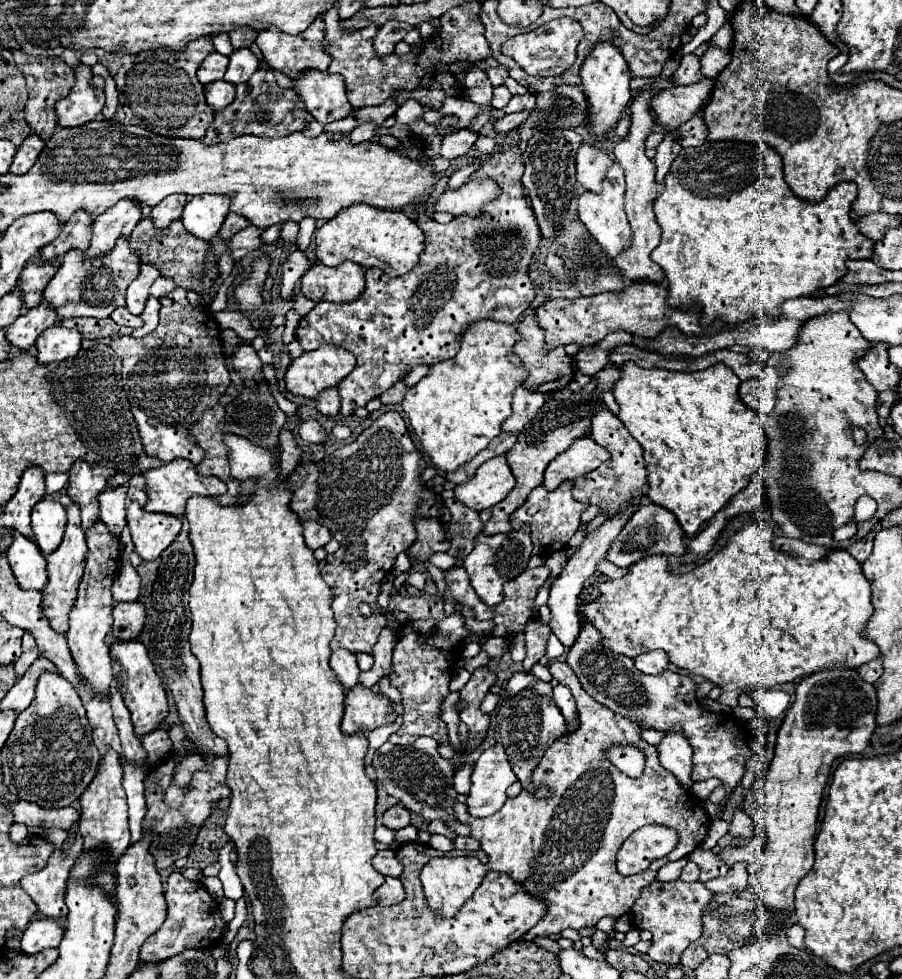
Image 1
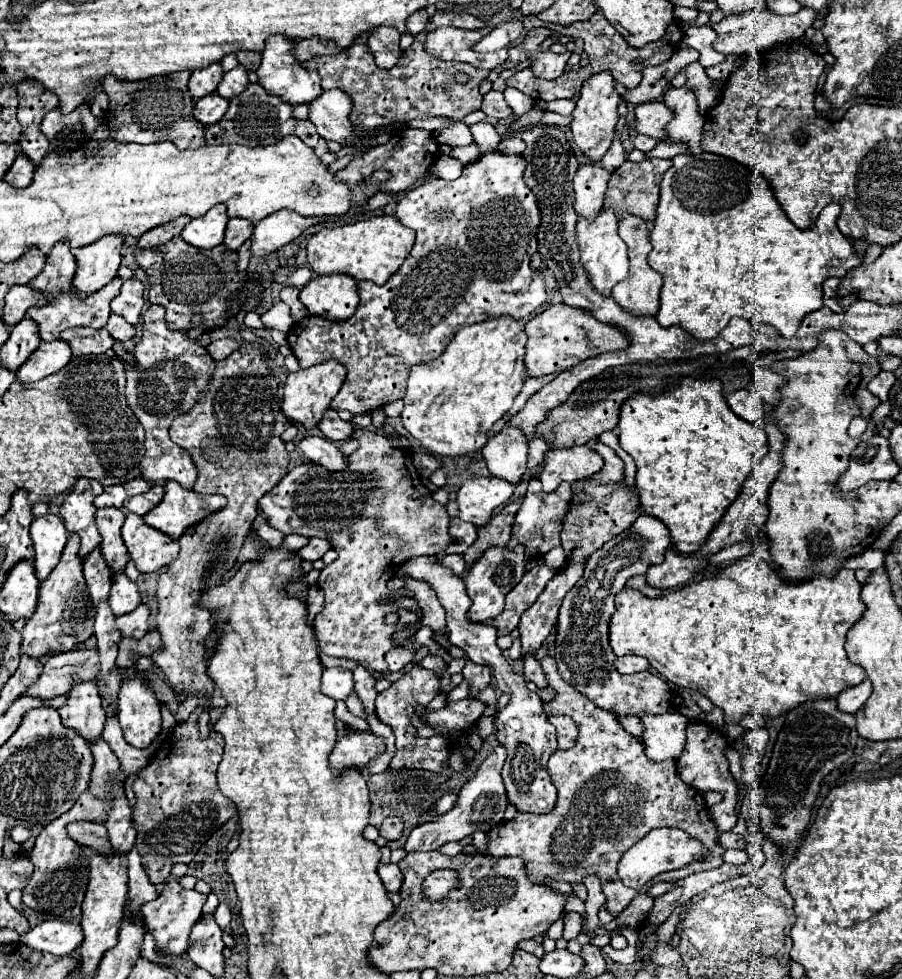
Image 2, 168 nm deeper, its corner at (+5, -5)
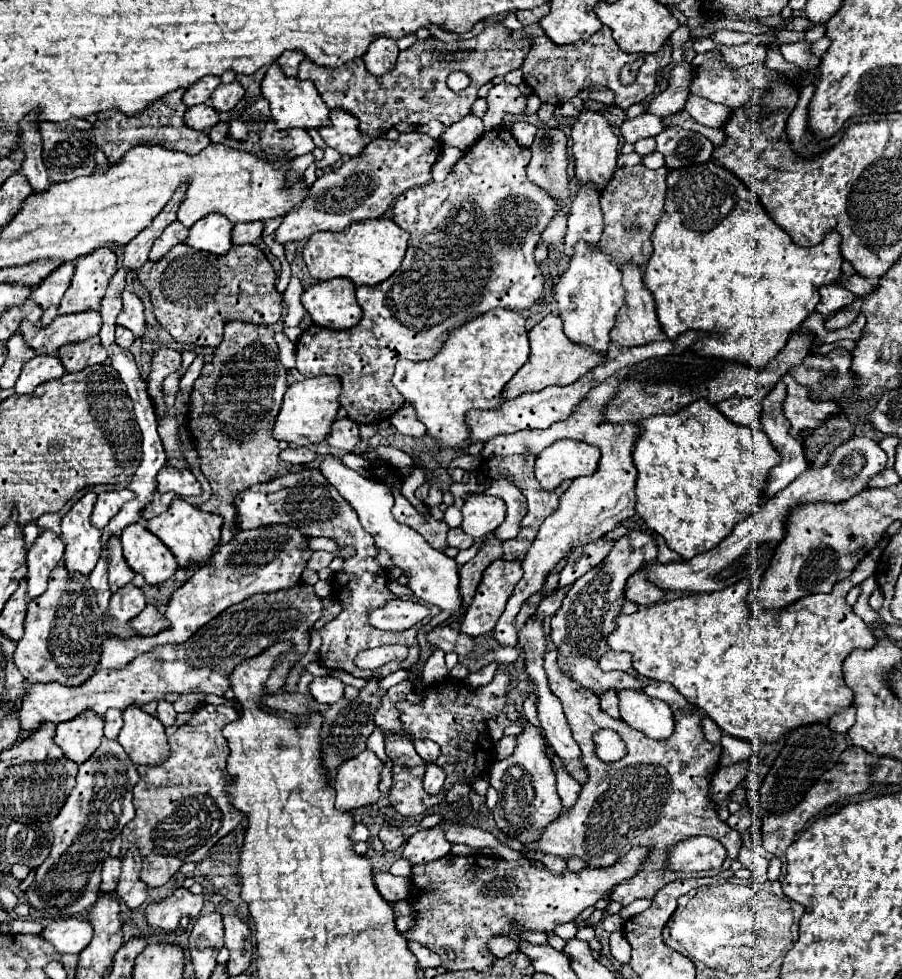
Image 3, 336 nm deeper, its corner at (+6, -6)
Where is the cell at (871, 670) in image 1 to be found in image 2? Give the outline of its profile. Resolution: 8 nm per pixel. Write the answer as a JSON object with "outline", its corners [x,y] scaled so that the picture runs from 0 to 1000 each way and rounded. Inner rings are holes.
{"outline":[[[960,692],[958,698],[951,698],[949,702],[942,702],[940,706],[933,706],[929,710],[929,722],[936,726],[949,728],[956,722],[956,718],[965,712],[965,706],[967,706],[967,700],[962,698],[962,692]]]}

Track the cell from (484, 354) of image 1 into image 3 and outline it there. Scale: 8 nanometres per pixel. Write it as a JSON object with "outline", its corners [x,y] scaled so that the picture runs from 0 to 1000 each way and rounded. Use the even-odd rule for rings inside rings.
{"outline":[[[551,315],[502,337],[496,343],[491,358],[480,366],[465,372],[449,372],[449,368],[445,368],[438,374],[436,392],[447,402],[449,411],[462,419],[462,427],[471,433],[473,443],[507,460],[520,454],[520,437],[513,431],[518,419],[553,417],[558,411],[558,394],[584,370],[584,366],[586,347],[582,325],[571,317]]]}

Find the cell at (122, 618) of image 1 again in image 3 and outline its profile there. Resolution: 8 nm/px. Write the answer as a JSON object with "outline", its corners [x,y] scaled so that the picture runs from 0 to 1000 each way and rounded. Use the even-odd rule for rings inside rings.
{"outline":[[[163,617],[161,623],[159,623],[154,629],[150,629],[143,637],[145,637],[156,650],[170,650],[170,648],[176,648],[176,646],[181,646],[181,644],[187,641],[183,629],[176,627],[174,621],[167,619],[167,617]]]}

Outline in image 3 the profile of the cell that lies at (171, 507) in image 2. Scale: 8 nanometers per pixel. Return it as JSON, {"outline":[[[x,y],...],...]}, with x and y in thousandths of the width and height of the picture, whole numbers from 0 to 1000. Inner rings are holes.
{"outline":[[[194,509],[187,517],[187,521],[170,531],[163,533],[163,541],[170,543],[196,570],[196,576],[205,580],[207,576],[229,576],[229,572],[236,568],[238,560],[243,558],[243,547],[245,547],[245,535],[247,529],[243,525],[225,523],[212,515],[207,515],[201,509]]]}

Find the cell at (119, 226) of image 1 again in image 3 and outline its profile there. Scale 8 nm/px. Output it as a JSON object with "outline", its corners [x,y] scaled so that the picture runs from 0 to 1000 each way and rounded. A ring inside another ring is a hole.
{"outline":[[[114,251],[85,266],[79,292],[74,294],[63,321],[85,321],[110,317],[116,304],[121,286],[130,278],[130,261],[123,253]]]}

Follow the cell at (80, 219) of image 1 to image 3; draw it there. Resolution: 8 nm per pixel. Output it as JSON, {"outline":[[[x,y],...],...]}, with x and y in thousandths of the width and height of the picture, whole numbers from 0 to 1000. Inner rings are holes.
{"outline":[[[72,268],[52,286],[48,286],[48,290],[37,294],[34,306],[39,306],[48,315],[45,333],[54,333],[59,329],[59,325],[63,323],[65,308],[68,308],[72,296],[76,294],[76,290],[79,290],[81,278],[83,278],[83,272],[79,268]]]}

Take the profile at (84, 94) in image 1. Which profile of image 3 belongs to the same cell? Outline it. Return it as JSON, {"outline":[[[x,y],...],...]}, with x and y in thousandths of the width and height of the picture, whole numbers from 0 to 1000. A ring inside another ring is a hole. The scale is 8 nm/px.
{"outline":[[[79,121],[74,125],[45,125],[43,135],[48,141],[48,165],[50,172],[57,176],[54,184],[57,186],[70,186],[70,184],[81,184],[88,180],[101,180],[105,174],[105,143],[103,143],[103,129],[96,123]],[[96,172],[96,174],[90,174]]]}

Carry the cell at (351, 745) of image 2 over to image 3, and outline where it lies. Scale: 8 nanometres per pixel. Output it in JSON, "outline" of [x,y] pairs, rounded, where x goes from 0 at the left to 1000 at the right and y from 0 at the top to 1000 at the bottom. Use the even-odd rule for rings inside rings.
{"outline":[[[409,766],[400,768],[396,774],[380,778],[369,795],[369,805],[374,809],[371,825],[389,829],[402,823],[418,821],[420,797],[425,778]]]}

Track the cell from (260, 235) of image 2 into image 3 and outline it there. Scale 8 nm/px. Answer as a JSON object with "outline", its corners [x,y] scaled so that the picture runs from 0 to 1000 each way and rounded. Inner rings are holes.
{"outline":[[[462,133],[442,137],[440,143],[411,143],[400,159],[387,161],[376,174],[367,174],[349,184],[349,188],[343,192],[338,208],[316,219],[305,237],[305,245],[316,249],[323,245],[343,243],[356,235],[376,237],[389,227],[422,223],[442,198],[478,186],[478,170],[482,168],[489,151],[491,149],[487,143],[480,143]]]}

